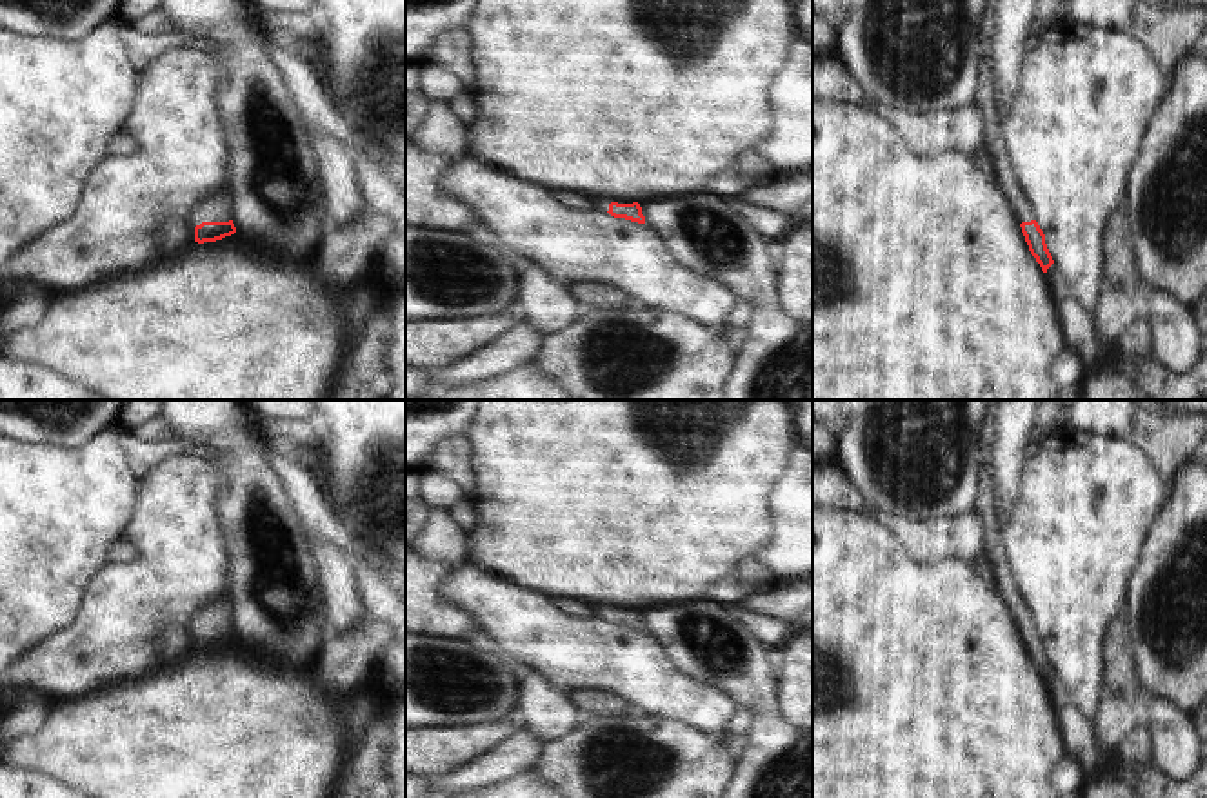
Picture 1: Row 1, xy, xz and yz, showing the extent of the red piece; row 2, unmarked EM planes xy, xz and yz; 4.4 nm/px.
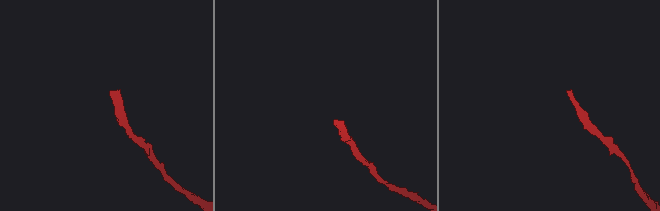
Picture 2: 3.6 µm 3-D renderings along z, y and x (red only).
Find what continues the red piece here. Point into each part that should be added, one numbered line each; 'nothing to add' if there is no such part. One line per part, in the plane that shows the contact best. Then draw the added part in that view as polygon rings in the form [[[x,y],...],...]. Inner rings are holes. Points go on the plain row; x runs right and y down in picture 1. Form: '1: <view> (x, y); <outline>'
1: xy (215, 615); [[[225,596],[218,602],[204,605],[195,616],[185,622],[185,631],[191,634],[200,633],[202,629],[229,629],[229,607]]]

